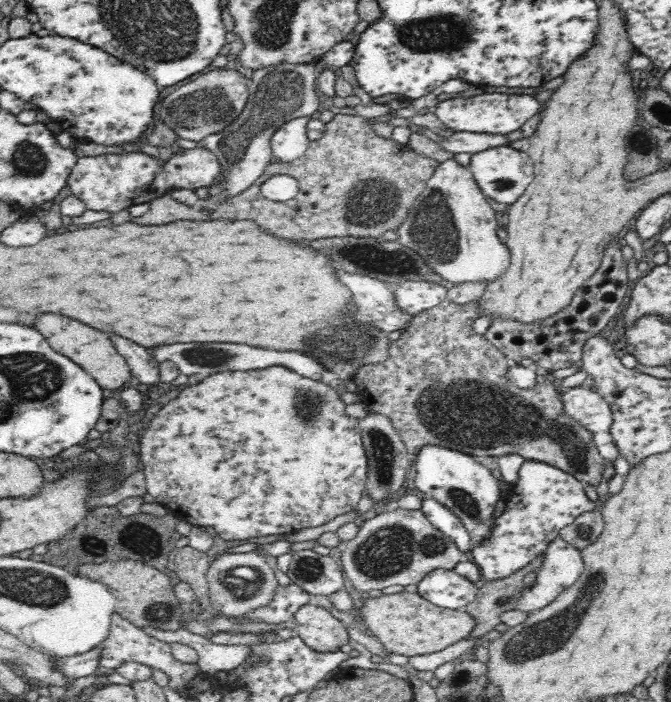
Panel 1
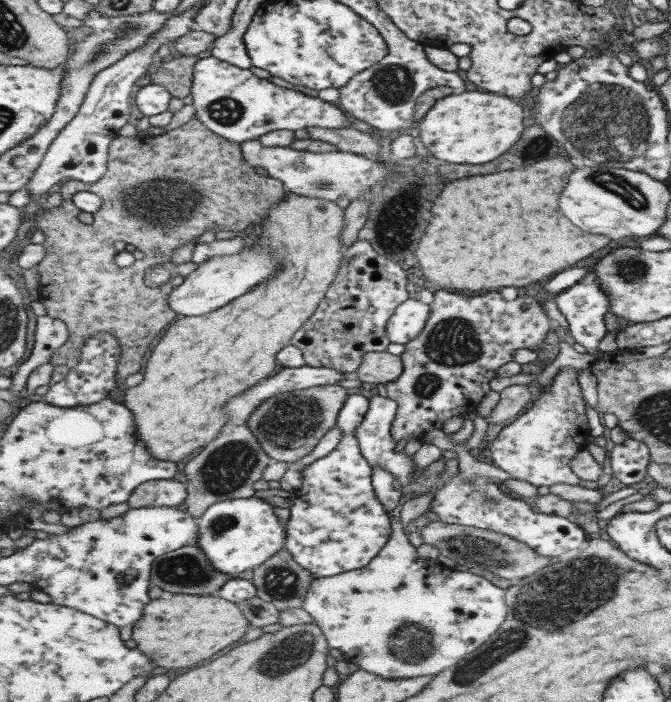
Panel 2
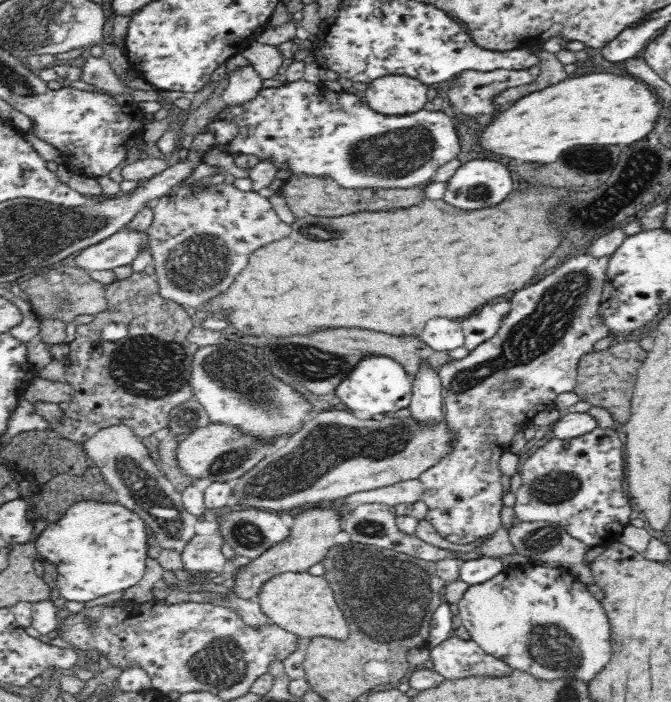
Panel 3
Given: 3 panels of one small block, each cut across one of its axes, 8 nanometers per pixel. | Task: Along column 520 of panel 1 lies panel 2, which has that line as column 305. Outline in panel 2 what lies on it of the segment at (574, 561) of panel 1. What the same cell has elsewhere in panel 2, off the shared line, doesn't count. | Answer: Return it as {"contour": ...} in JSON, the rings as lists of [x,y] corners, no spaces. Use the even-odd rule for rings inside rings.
{"contour":[[[391,514],[393,534],[390,536],[389,542],[382,548],[382,551],[377,555],[366,567],[362,569],[343,572],[339,576],[327,576],[327,578],[316,578],[307,591],[302,608],[305,609],[311,616],[314,617],[316,623],[321,628],[321,632],[327,640],[330,648],[339,649],[349,662],[358,665],[360,669],[372,672],[383,678],[418,678],[418,676],[433,676],[443,672],[445,668],[451,668],[455,664],[462,662],[471,654],[478,650],[482,644],[487,643],[490,638],[502,627],[506,622],[506,617],[509,616],[509,591],[505,588],[495,586],[491,580],[471,574],[460,567],[449,568],[440,565],[435,561],[435,558],[424,559],[418,553],[418,548],[409,542],[407,534],[403,532],[403,524],[399,521],[399,514]]]}

